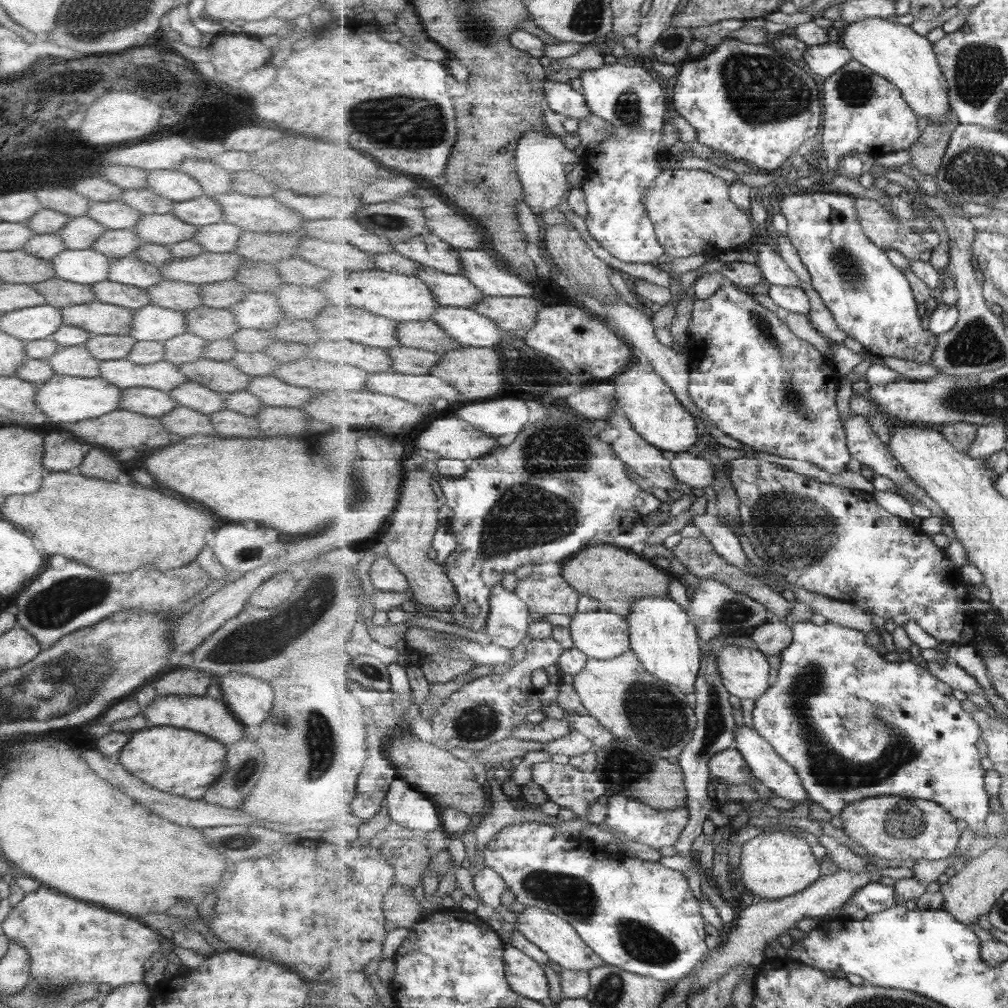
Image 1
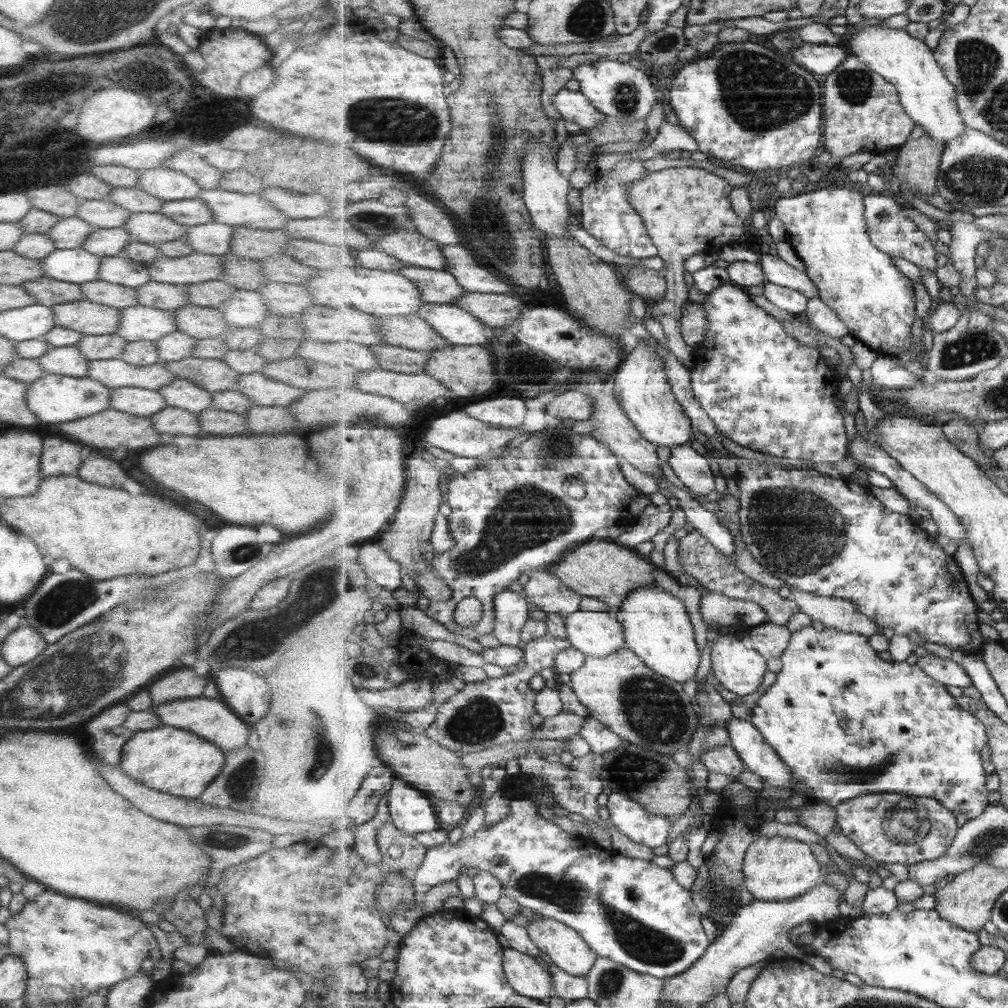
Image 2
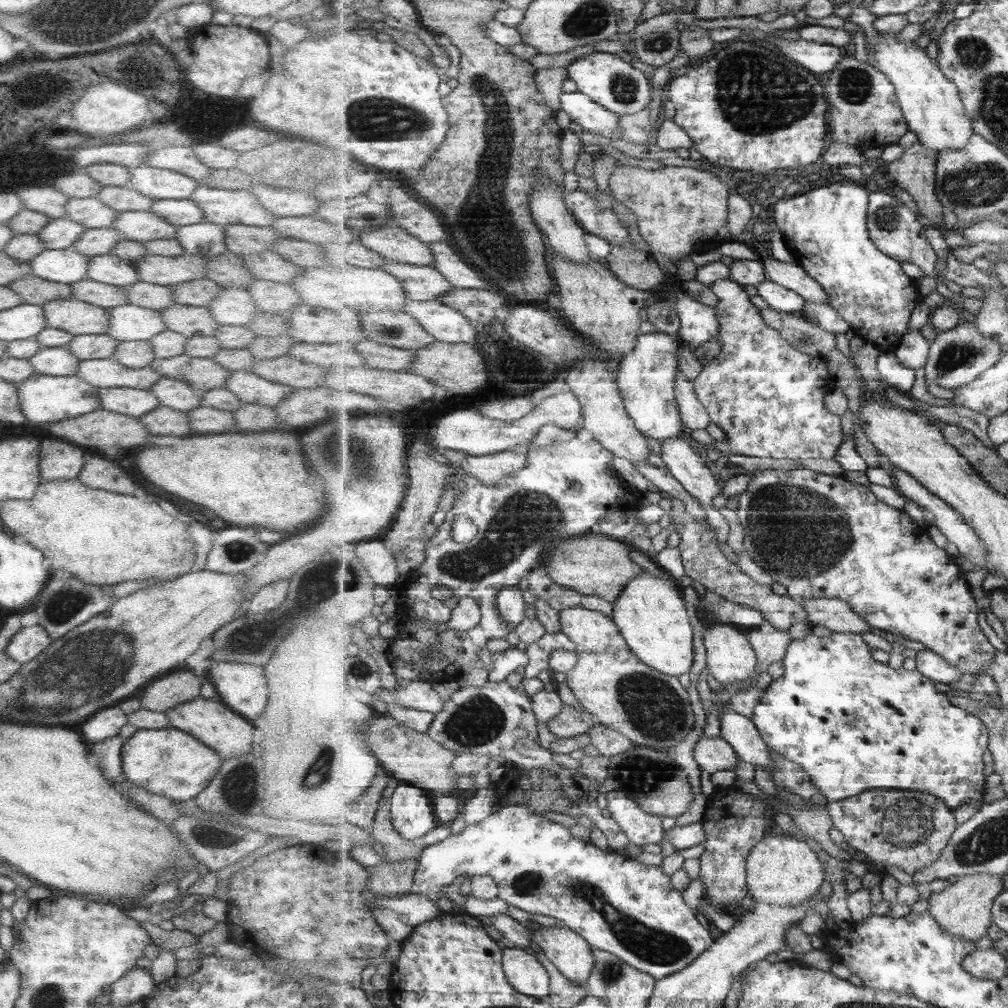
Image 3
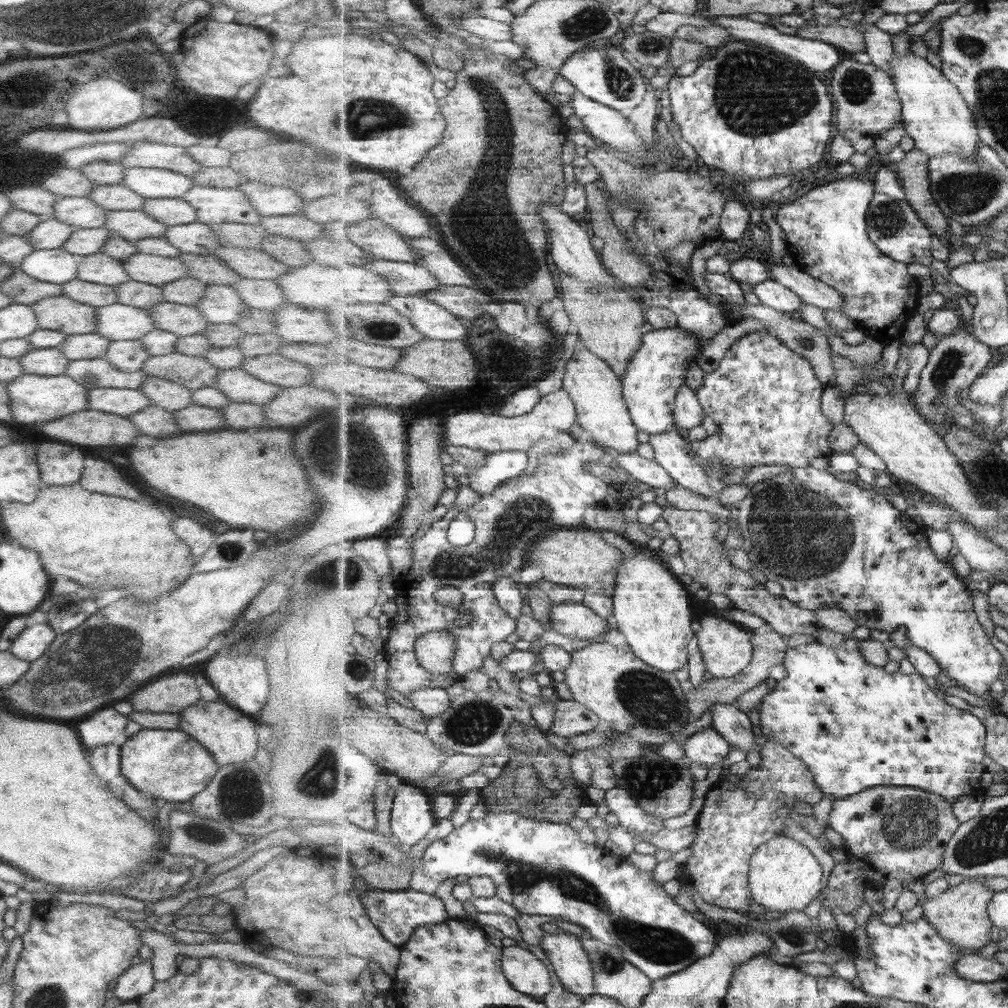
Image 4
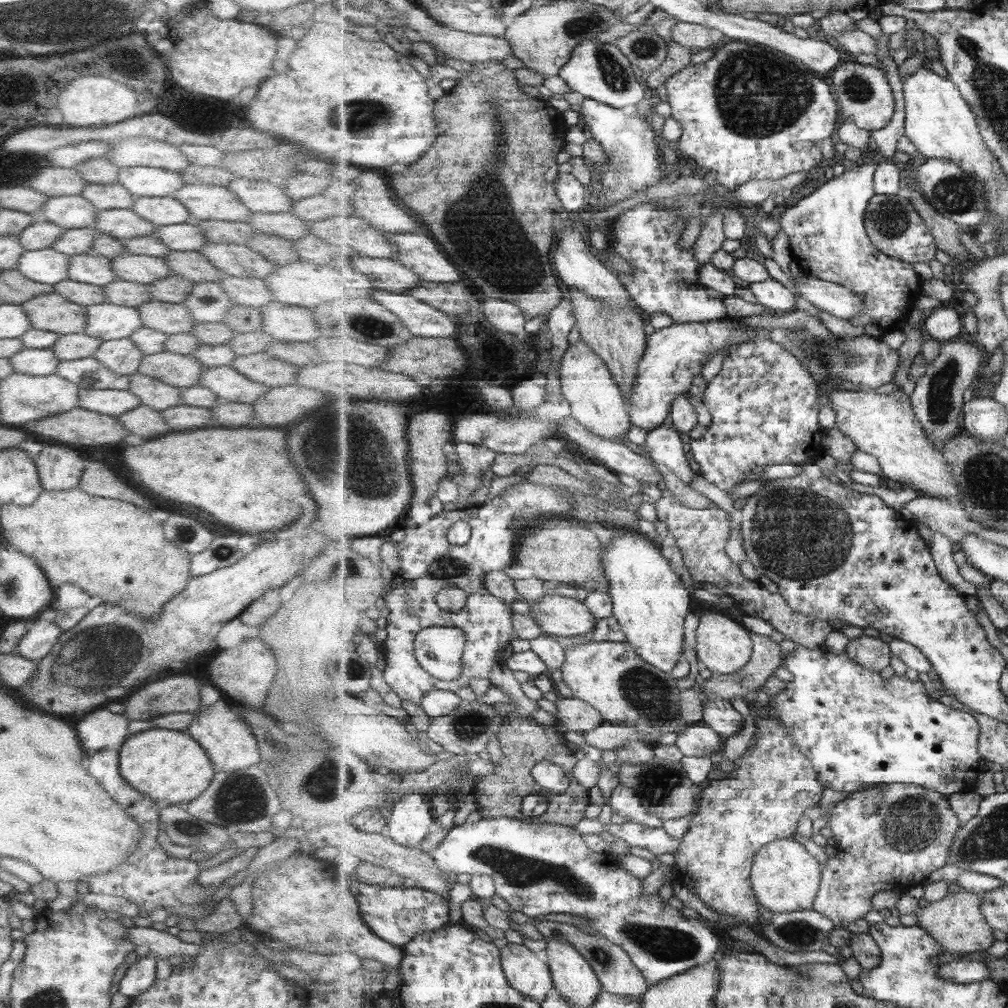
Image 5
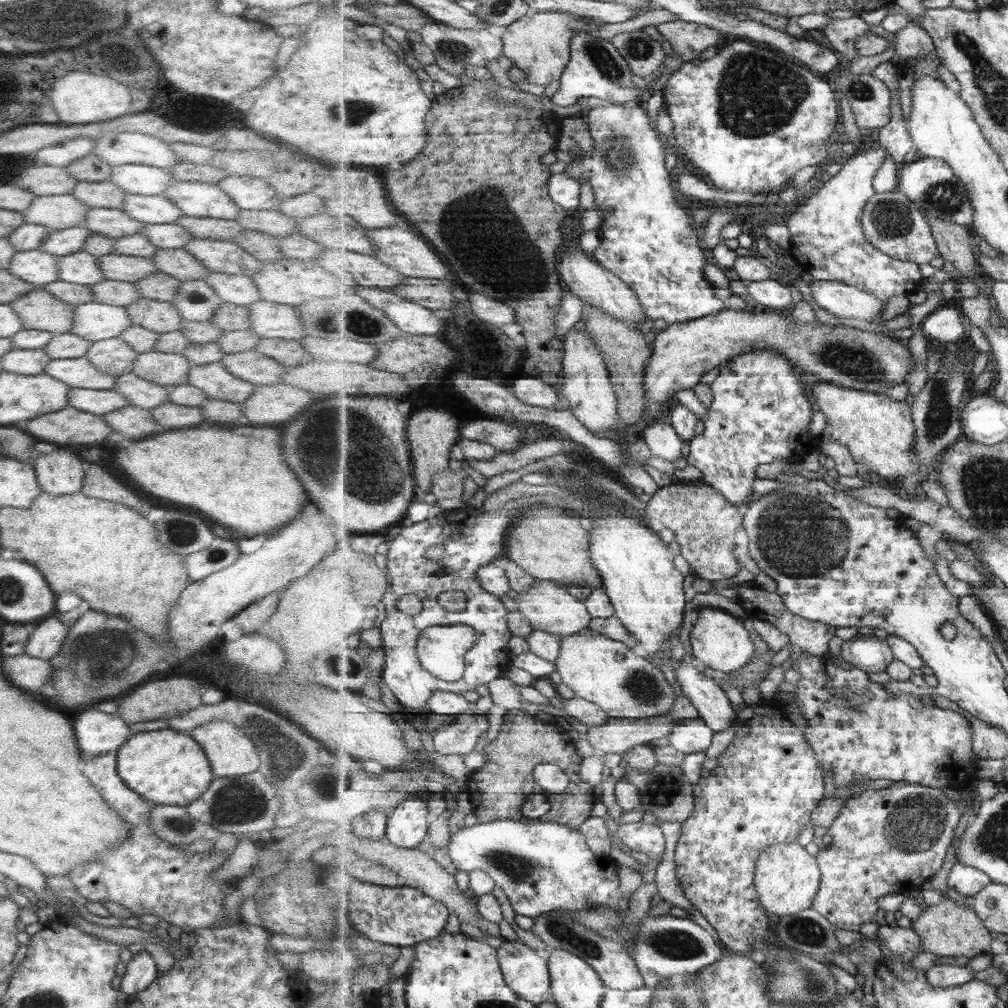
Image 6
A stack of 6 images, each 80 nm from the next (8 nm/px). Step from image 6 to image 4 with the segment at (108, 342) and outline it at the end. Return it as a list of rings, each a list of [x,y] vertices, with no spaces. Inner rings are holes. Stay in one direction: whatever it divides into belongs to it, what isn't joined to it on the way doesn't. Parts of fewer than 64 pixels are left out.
[[[117,340],[109,341],[100,357],[115,370],[135,372],[141,368],[148,354],[138,340]]]

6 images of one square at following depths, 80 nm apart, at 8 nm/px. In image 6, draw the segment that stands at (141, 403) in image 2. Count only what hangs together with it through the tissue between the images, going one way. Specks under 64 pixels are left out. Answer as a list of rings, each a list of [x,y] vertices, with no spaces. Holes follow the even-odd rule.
[[[68,388],[66,404],[75,410],[95,416],[103,416],[127,405],[126,400],[112,389],[89,390],[86,388]]]

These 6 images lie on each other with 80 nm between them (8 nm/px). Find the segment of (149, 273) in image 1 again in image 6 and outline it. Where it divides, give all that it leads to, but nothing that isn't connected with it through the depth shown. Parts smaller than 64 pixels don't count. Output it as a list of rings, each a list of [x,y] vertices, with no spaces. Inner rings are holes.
[[[83,251],[74,253],[69,256],[61,256],[57,260],[56,280],[91,286],[91,284],[105,279],[99,271],[97,258]]]

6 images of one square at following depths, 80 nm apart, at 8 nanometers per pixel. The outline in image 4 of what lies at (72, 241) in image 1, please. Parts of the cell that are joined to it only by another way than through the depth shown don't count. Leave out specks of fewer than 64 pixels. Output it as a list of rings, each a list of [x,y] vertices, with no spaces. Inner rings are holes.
[[[51,217],[40,221],[25,237],[32,250],[51,250],[59,249],[71,232],[71,227]]]

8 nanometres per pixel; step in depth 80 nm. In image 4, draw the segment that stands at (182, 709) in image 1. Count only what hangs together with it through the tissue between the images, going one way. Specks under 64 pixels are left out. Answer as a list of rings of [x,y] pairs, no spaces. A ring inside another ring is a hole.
[[[201,700],[177,714],[180,718],[179,730],[206,748],[218,768],[254,758],[259,742],[256,740],[257,724],[253,717],[249,718],[237,712],[223,702],[203,702]]]

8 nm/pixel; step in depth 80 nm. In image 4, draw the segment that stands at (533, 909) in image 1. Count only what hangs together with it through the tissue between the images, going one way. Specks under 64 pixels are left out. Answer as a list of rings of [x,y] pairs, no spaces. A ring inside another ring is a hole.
[[[564,931],[555,934],[543,932],[540,946],[543,948],[545,954],[547,954],[547,958],[549,958],[551,964],[553,964],[554,971],[560,978],[565,989],[573,994],[581,995],[584,1001],[596,993],[592,960],[587,951],[583,949],[579,937]]]

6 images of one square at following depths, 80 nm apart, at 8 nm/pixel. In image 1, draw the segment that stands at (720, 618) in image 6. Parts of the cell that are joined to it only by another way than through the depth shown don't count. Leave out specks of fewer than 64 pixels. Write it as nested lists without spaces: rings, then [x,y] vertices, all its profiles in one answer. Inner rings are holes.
[[[725,645],[718,652],[719,669],[727,691],[739,699],[757,699],[771,688],[771,666],[759,649]]]

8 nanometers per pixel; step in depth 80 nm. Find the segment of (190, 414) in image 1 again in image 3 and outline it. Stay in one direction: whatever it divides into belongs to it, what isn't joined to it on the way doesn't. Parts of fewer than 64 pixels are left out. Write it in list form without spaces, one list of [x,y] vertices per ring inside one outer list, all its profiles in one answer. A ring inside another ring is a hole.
[[[157,405],[138,419],[150,436],[189,437],[192,434],[183,412],[175,412],[163,406]]]

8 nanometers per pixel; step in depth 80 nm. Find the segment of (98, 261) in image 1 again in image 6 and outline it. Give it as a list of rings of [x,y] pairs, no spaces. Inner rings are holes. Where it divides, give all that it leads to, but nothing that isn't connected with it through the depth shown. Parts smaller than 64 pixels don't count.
[[[38,248],[25,252],[14,251],[14,253],[6,270],[15,278],[42,288],[44,284],[56,280],[57,260],[59,258]]]

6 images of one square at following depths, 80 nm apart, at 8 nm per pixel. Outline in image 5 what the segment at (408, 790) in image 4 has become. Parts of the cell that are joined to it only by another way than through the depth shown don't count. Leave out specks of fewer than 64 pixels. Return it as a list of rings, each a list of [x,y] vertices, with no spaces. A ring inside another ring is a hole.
[[[427,794],[401,796],[388,818],[389,836],[401,846],[417,849],[429,834],[429,826],[435,819],[431,801]]]

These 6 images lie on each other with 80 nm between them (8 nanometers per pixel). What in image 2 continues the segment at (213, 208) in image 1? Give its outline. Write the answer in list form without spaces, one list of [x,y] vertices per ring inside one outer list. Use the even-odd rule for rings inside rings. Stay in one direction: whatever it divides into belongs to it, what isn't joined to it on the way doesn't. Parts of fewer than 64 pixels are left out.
[[[193,198],[192,200],[175,200],[164,202],[159,208],[159,213],[165,218],[185,228],[211,222],[211,213],[207,212],[207,206],[203,201]]]

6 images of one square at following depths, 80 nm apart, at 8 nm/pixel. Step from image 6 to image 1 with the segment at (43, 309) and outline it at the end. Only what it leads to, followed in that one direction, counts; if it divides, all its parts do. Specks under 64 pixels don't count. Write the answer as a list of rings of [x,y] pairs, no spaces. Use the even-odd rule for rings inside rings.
[[[97,301],[59,309],[63,325],[81,328],[89,335],[121,335],[130,330],[133,311]]]

